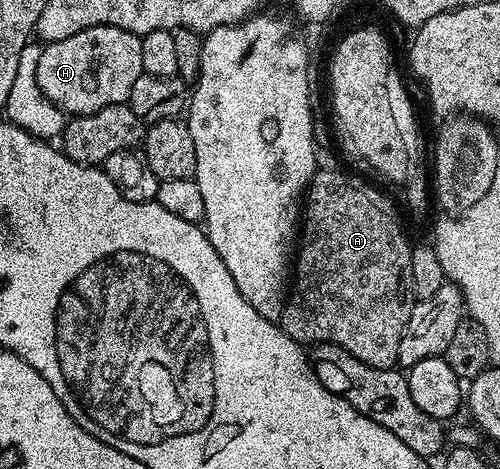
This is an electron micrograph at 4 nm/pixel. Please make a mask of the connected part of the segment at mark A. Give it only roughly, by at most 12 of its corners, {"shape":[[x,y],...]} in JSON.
{"shape":[[312,110],[293,282],[277,321],[398,364],[412,241],[335,163]]}

